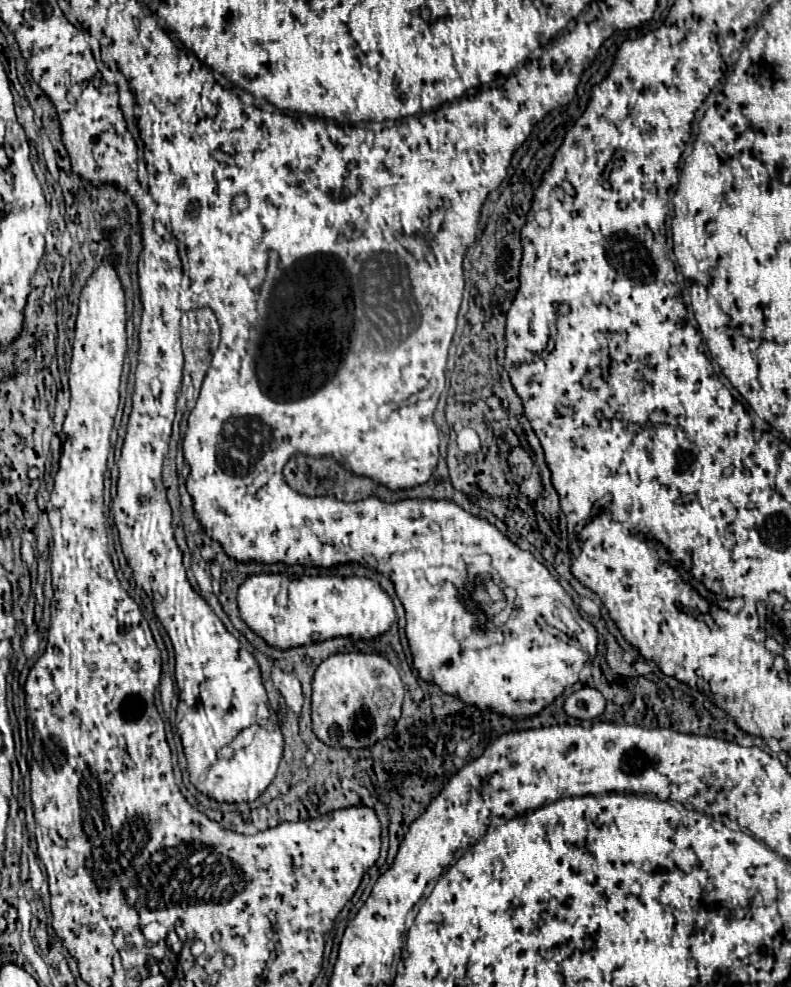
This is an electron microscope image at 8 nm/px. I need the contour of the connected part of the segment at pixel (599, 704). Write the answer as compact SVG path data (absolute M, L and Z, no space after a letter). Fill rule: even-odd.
M592 687L578 689L564 701L564 711L576 719L594 719L602 715L604 707L606 707L606 699L598 689Z

